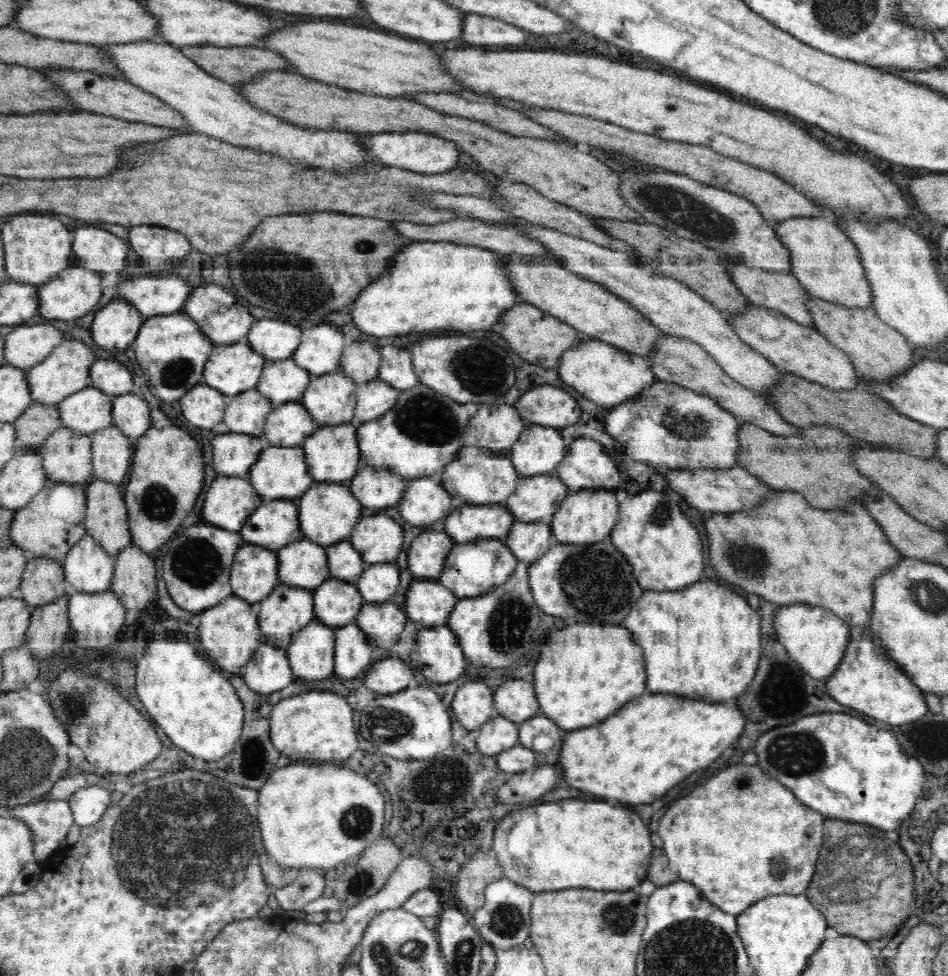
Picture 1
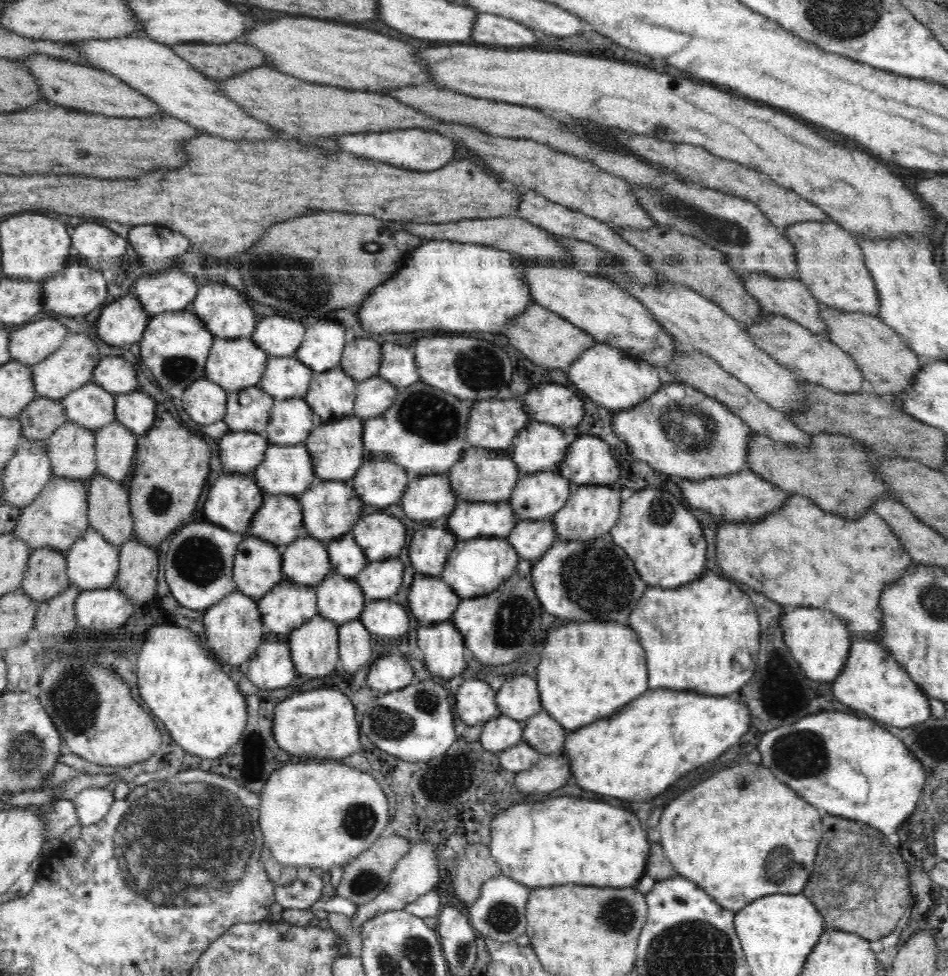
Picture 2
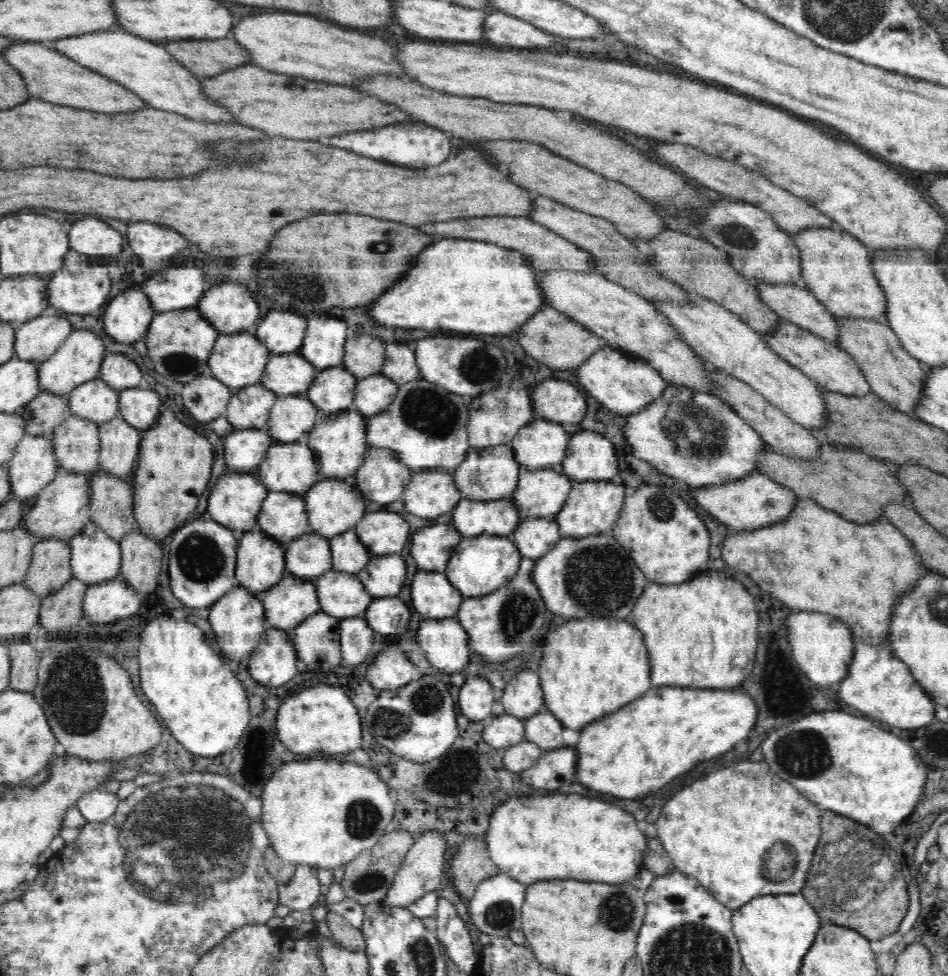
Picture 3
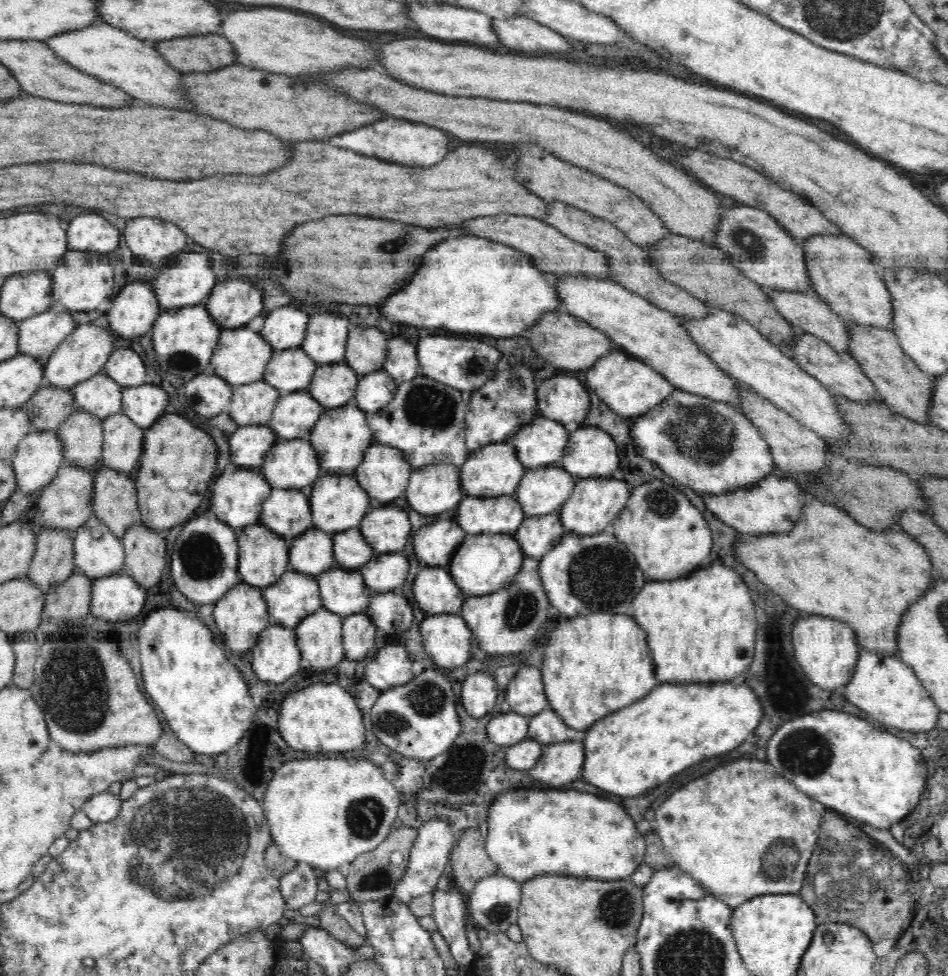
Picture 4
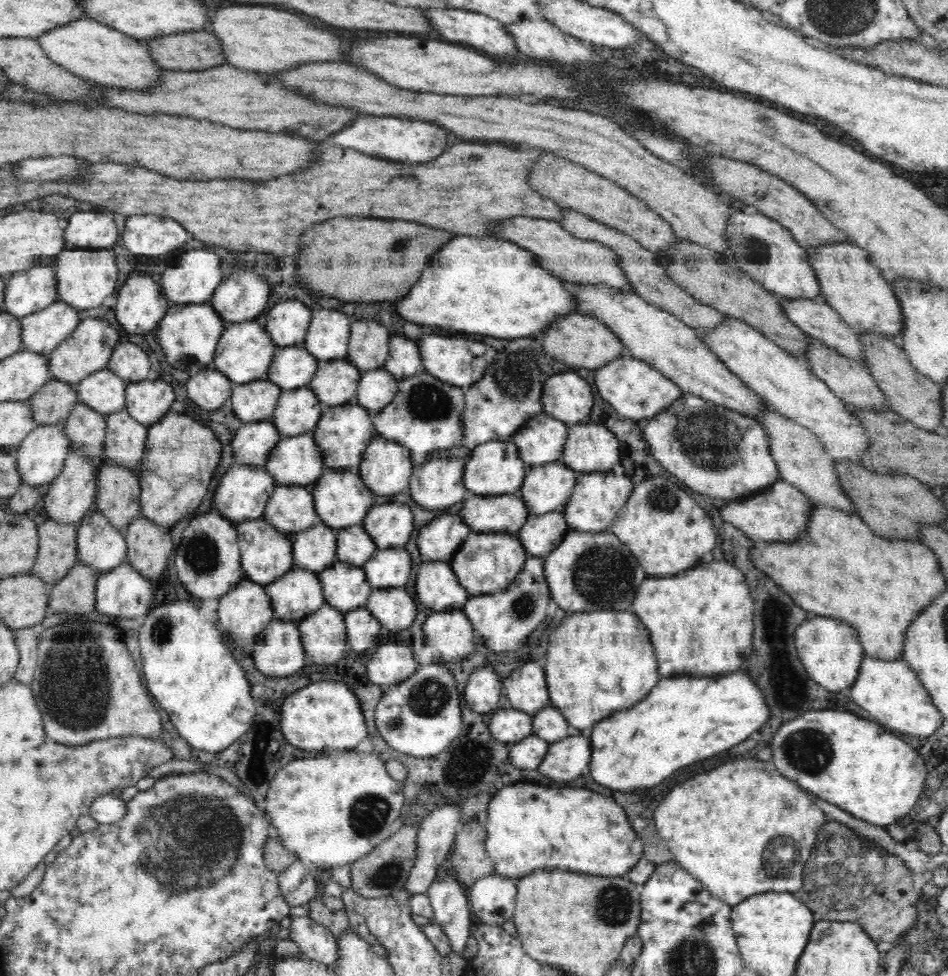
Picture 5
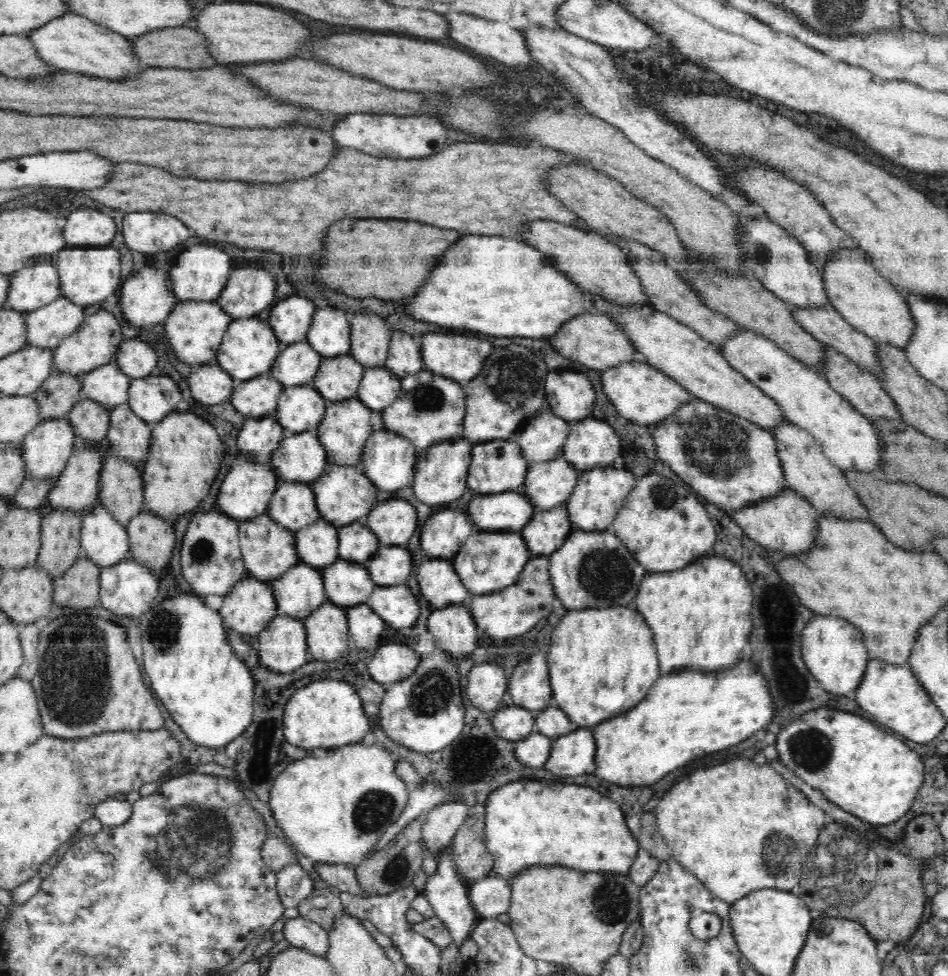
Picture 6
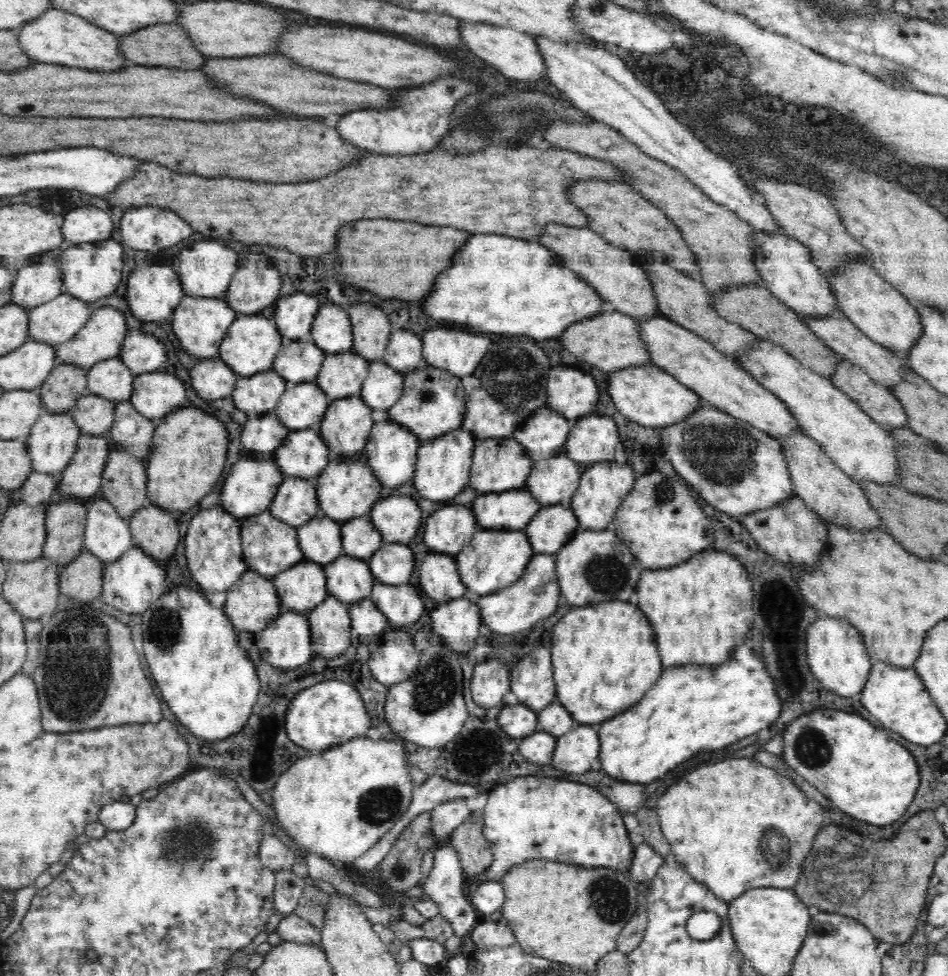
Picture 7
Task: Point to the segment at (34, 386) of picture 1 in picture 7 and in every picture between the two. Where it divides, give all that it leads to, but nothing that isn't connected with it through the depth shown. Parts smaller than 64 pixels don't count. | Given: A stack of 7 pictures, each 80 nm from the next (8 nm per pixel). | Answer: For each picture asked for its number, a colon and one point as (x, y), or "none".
2: (72, 365)
3: (79, 359)
4: (84, 353)
5: (88, 349)
6: (97, 341)
7: (102, 337)

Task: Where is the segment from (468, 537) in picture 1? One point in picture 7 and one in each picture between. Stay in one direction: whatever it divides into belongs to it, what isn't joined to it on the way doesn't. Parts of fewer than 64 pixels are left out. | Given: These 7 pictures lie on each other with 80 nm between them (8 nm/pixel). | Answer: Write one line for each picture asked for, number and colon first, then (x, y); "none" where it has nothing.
2: (468, 520)
3: (472, 517)
4: (500, 515)
5: (506, 514)
6: (510, 512)
7: (514, 509)

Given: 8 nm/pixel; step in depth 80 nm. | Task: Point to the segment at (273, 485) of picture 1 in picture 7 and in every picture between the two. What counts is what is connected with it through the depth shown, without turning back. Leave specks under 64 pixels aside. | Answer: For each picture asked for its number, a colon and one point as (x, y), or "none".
2: (287, 469)
3: (288, 467)
4: (290, 464)
5: (296, 460)
6: (300, 458)
7: (303, 454)

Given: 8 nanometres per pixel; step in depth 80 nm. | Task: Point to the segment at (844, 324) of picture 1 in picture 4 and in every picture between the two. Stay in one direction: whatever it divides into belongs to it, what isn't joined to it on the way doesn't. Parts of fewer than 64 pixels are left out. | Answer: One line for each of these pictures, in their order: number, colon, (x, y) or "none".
2: (882, 356)
3: (894, 375)
4: (903, 387)

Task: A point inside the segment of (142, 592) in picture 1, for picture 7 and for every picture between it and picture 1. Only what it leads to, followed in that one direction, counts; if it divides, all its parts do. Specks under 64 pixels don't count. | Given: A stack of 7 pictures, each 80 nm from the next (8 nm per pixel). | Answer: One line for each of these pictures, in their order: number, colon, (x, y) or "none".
2: (138, 563)
3: (141, 555)
4: (145, 550)
5: (149, 545)
6: (152, 541)
7: (155, 530)

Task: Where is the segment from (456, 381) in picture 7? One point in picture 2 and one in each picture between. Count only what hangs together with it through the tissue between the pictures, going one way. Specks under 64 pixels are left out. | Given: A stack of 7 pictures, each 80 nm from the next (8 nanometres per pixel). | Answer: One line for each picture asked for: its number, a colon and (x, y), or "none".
2: (424, 431)
3: (425, 427)
4: (425, 420)
5: (426, 416)
6: (431, 410)

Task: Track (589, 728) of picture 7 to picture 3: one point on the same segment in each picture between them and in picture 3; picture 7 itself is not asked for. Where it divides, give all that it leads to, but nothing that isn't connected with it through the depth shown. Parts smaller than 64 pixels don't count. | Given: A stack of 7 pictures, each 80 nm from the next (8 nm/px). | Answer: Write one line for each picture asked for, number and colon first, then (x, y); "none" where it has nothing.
3: (555, 767)
4: (562, 762)
5: (567, 758)
6: (572, 754)

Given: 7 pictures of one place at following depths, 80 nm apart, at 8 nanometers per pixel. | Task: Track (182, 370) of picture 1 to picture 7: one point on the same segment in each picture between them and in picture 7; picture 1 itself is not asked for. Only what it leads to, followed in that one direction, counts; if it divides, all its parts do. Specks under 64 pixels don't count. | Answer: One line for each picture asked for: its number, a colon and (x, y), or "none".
2: (175, 346)
3: (180, 342)
4: (184, 339)
5: (189, 334)
6: (195, 329)
7: (200, 324)

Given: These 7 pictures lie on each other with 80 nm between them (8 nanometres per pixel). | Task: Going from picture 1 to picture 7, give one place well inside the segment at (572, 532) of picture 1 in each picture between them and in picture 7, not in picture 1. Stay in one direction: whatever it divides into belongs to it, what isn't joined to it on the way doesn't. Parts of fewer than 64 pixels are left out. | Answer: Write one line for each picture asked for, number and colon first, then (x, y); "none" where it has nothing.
2: (590, 512)
3: (592, 507)
4: (595, 502)
5: (597, 498)
6: (600, 492)
7: (603, 486)

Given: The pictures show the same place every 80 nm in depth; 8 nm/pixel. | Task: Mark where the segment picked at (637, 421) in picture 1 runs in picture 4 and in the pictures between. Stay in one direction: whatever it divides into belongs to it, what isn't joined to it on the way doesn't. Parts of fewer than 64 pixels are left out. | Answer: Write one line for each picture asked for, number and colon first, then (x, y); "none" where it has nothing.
2: (680, 431)
3: (694, 436)
4: (711, 446)

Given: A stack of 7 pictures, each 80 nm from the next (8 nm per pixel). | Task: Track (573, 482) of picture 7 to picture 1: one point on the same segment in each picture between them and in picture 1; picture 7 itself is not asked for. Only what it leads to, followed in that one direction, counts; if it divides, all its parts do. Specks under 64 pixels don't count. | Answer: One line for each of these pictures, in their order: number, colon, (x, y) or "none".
1: (536, 498)
2: (540, 495)
3: (539, 493)
4: (541, 491)
5: (546, 487)
6: (548, 485)

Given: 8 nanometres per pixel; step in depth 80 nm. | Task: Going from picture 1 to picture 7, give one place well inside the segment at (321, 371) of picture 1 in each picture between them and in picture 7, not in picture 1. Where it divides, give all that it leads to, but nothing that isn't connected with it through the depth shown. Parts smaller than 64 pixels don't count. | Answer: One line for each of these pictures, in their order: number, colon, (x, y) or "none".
2: (323, 343)
3: (324, 344)
4: (326, 337)
5: (328, 335)
6: (330, 332)
7: (331, 331)

